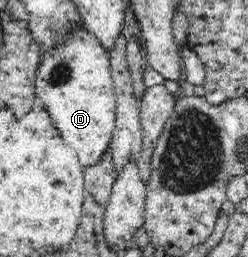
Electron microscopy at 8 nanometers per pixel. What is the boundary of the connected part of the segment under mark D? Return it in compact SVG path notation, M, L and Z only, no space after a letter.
M82 22L69 26L57 46L47 47L37 68L35 92L61 137L77 151L81 166L93 166L110 146L116 124L116 94L109 52Z

